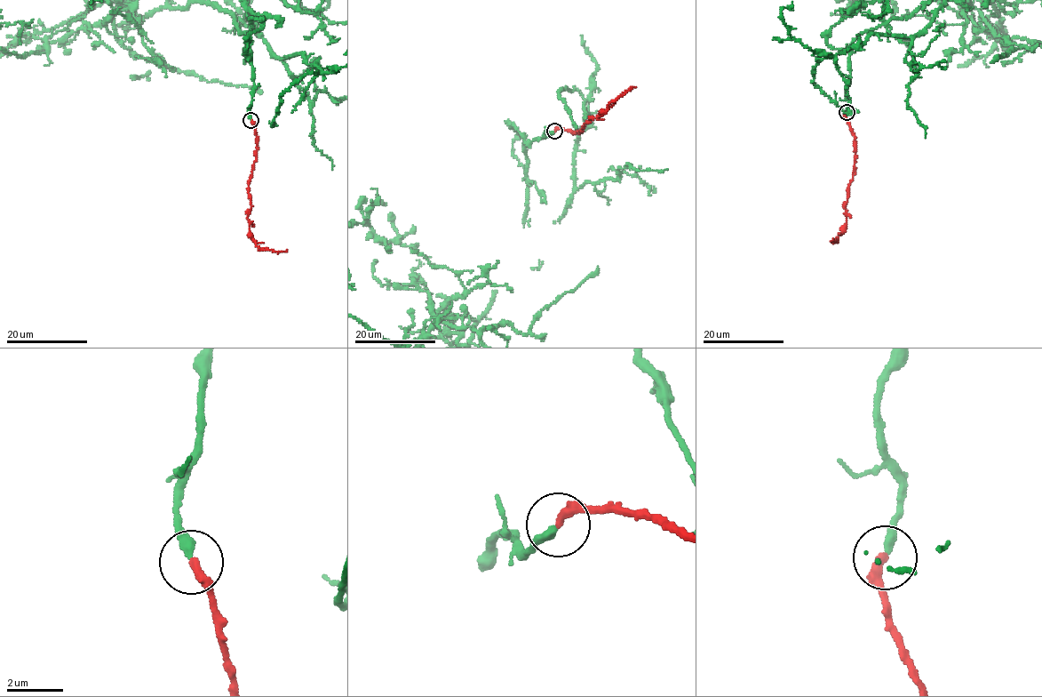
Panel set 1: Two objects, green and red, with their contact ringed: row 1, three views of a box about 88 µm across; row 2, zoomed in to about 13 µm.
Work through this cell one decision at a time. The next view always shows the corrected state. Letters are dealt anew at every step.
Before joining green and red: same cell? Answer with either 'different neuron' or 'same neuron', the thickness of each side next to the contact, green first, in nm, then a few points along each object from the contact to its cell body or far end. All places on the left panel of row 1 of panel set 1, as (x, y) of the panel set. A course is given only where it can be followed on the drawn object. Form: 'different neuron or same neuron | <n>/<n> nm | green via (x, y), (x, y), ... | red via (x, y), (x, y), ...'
same neuron | 320/320 nm | red via (250, 120), (257, 150), (248, 190), (251, 208), (248, 213), (250, 235), (261, 248), (276, 252), (287, 250)

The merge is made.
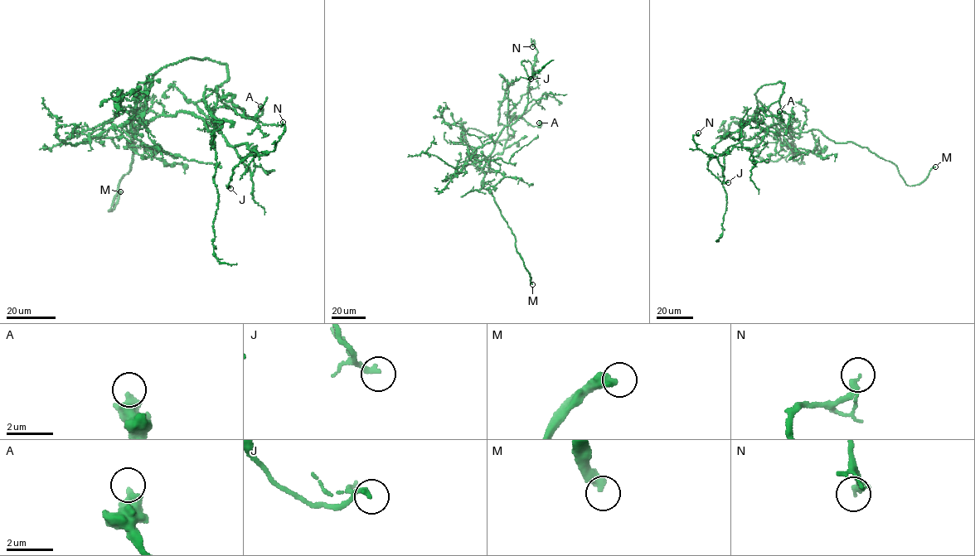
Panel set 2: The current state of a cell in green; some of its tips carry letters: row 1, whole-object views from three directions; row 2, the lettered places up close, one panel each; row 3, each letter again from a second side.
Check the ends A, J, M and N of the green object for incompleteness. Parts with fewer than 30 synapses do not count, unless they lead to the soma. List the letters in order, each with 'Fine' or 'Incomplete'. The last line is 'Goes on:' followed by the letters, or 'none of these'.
A: Fine
J: Fine
M: Incomplete
N: Fine
Goes on: M

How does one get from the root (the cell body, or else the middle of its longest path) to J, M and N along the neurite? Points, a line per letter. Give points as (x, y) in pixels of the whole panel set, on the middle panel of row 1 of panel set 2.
J: (492, 152), (501, 130), (521, 116), (527, 103), (527, 88), (534, 67), (523, 60), (521, 63), (531, 79)
M: (492, 152), (482, 169), (484, 176), (481, 186), (491, 192), (502, 216), (515, 235), (516, 249), (532, 284)
N: (492, 152), (501, 130), (521, 116), (527, 103), (527, 88), (537, 51), (534, 41), (532, 46)

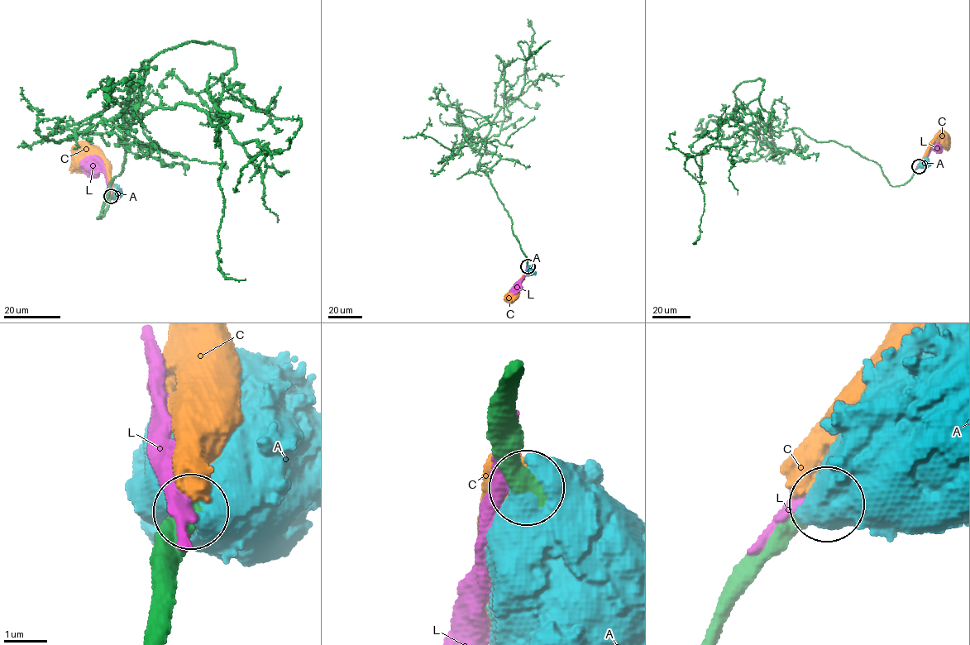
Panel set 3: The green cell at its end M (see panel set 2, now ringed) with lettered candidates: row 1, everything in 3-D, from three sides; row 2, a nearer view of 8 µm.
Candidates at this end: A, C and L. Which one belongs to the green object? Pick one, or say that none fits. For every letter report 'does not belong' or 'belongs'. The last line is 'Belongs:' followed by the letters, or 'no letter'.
A: belongs
C: does not belong
L: does not belong
Belongs: A

